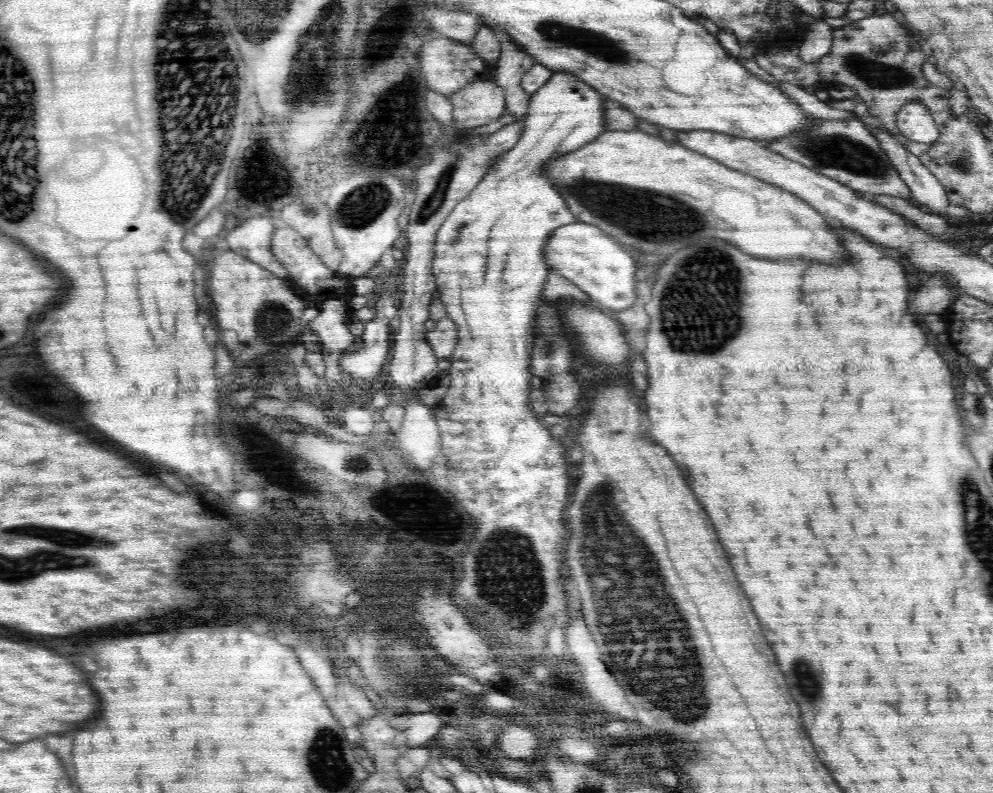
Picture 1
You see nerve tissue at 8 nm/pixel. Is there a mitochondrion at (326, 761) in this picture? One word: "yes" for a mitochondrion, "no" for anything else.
yes

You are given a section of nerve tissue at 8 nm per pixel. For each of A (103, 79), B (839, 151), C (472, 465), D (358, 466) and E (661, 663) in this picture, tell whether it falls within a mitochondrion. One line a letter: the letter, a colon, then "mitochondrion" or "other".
A: other
B: mitochondrion
C: other
D: mitochondrion
E: mitochondrion

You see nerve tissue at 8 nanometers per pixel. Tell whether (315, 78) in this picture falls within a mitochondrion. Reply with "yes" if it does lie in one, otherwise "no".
yes

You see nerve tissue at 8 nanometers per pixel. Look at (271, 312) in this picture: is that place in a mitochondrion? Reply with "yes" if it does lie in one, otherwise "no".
yes

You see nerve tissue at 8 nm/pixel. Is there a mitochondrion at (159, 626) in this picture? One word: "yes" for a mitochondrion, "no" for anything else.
no

